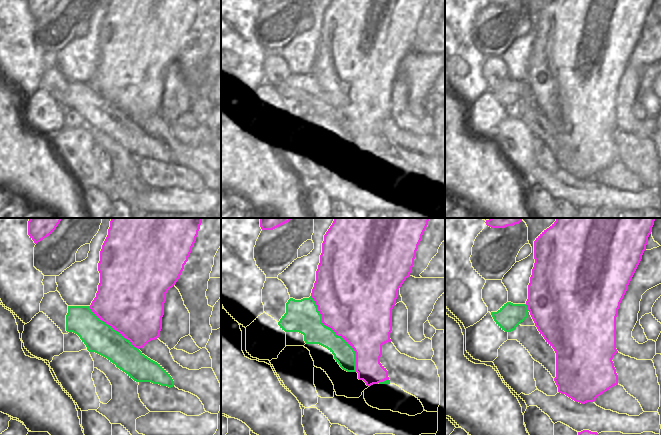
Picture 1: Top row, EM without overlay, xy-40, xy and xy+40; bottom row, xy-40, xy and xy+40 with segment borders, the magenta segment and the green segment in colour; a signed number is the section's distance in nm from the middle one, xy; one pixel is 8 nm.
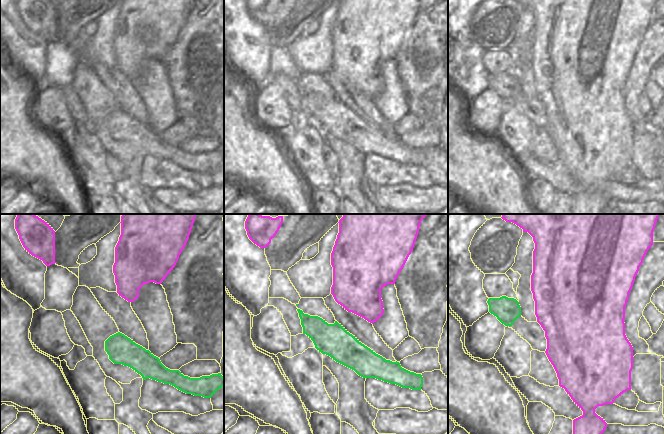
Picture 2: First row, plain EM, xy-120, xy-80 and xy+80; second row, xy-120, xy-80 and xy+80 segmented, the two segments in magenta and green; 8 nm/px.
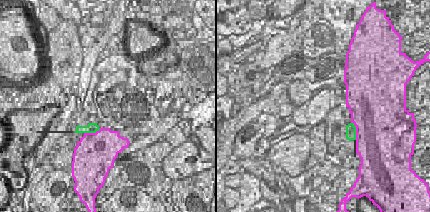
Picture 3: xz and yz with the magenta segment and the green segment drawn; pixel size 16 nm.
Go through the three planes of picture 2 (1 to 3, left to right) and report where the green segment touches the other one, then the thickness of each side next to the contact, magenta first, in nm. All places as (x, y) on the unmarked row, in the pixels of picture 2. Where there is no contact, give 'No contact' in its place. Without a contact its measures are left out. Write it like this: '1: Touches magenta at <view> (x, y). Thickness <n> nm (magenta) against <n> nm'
1: No contact
2: No contact
3: No contact.

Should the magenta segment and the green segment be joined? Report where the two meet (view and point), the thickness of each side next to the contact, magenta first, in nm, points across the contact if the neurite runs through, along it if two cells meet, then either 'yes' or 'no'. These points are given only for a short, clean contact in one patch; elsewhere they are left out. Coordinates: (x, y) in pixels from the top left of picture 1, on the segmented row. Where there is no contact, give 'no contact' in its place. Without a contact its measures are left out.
meets magenta in xy at (336, 334); 480 nm thick on the magenta side, 220 nm on the other; no

